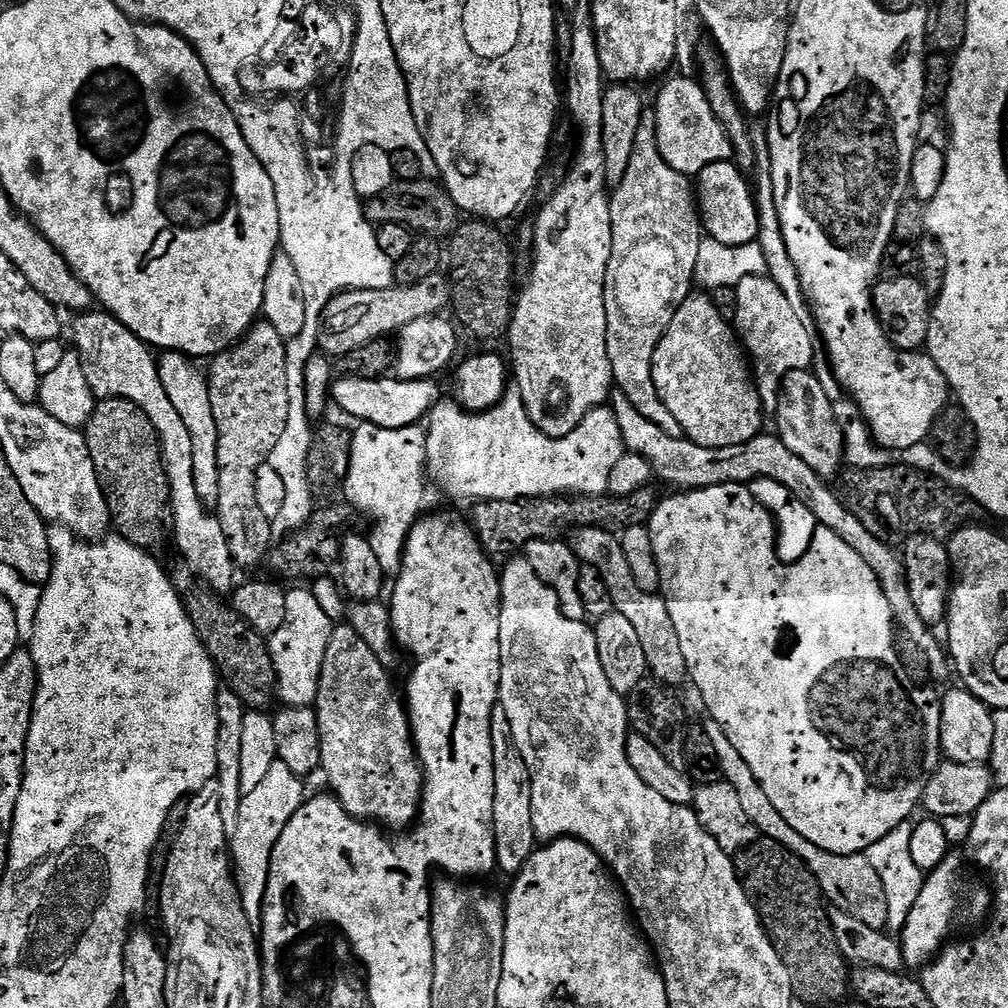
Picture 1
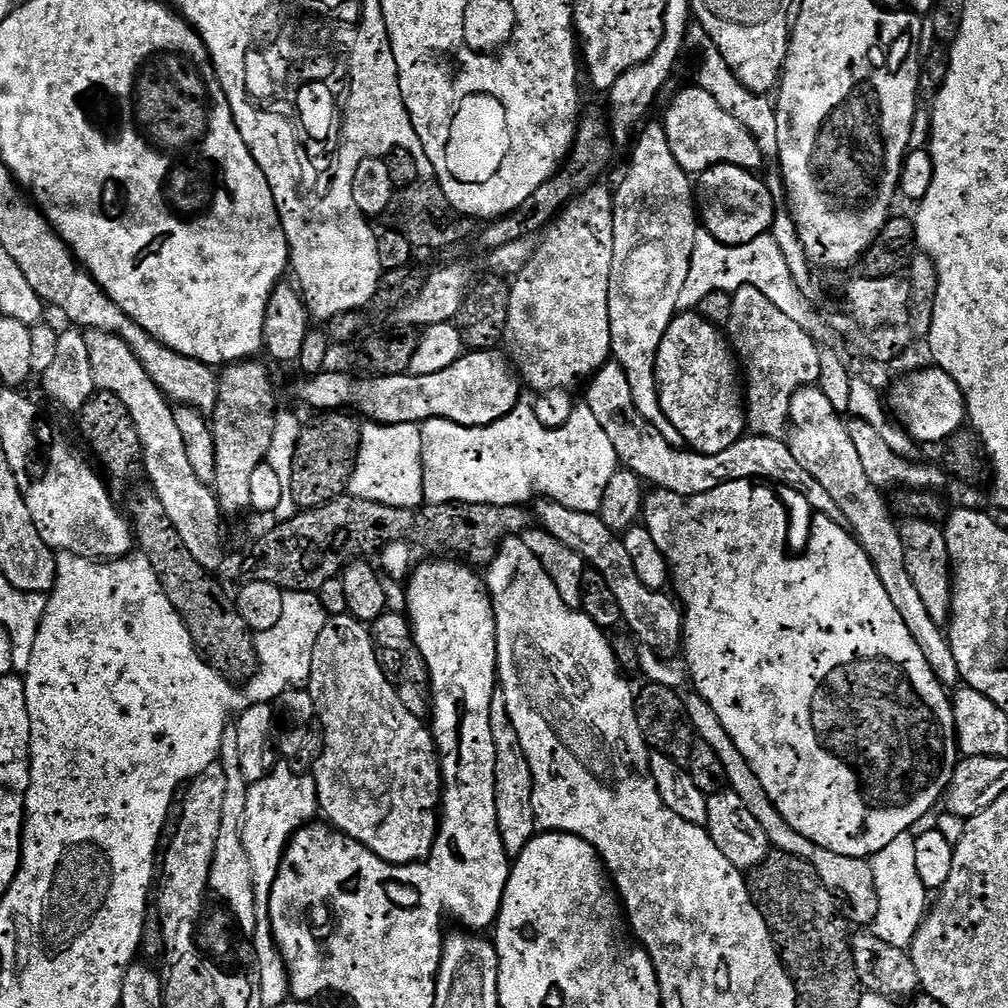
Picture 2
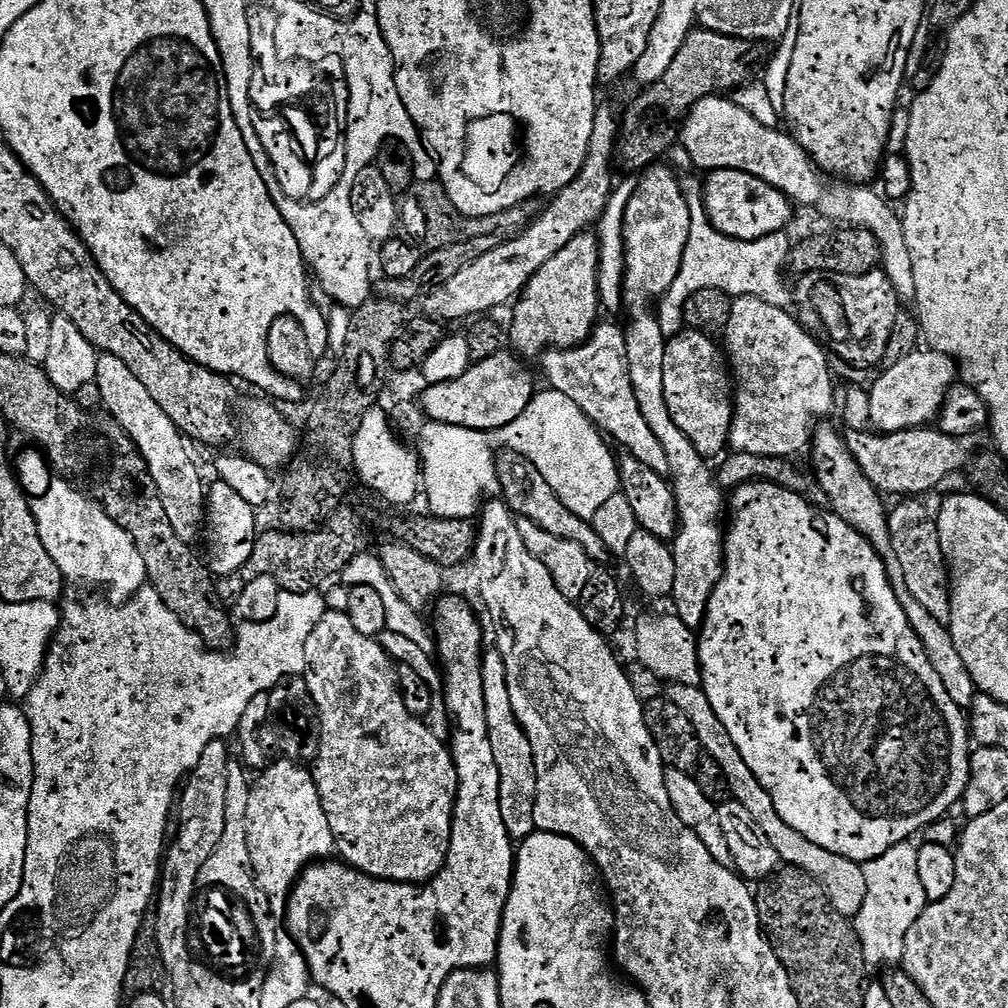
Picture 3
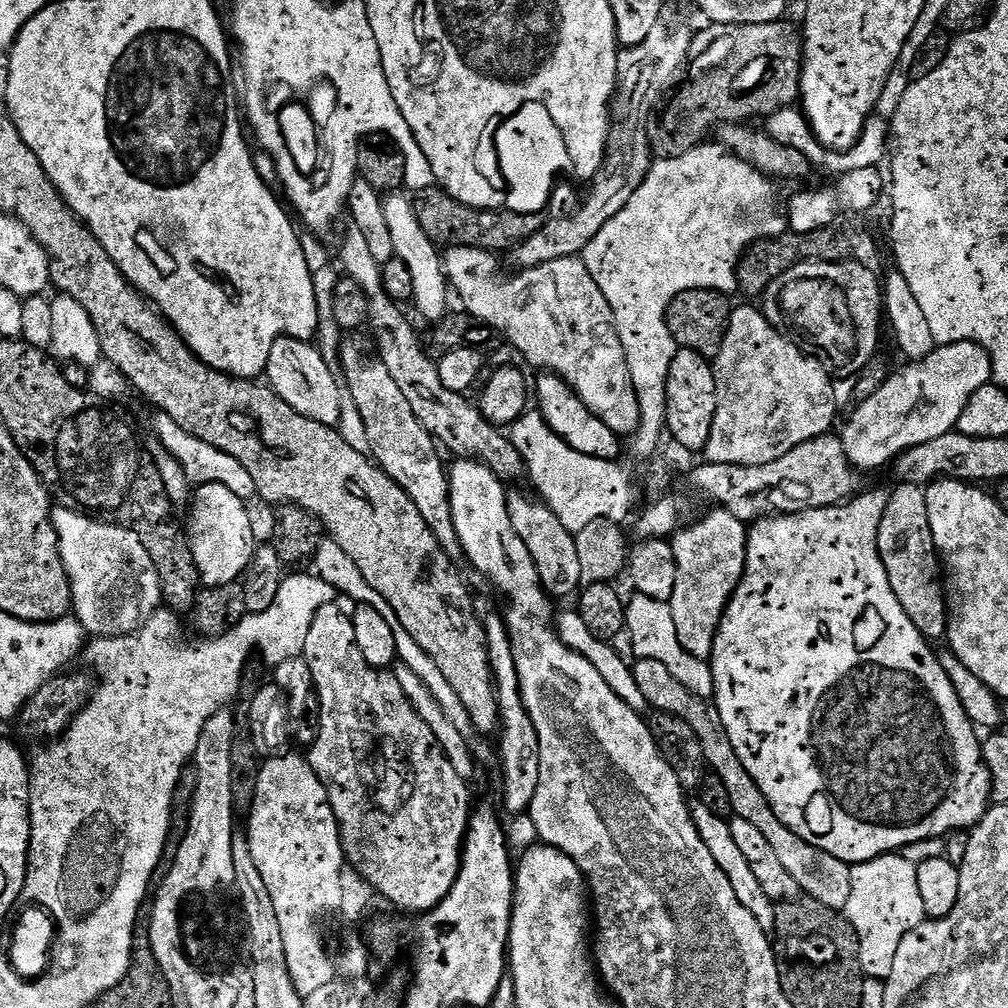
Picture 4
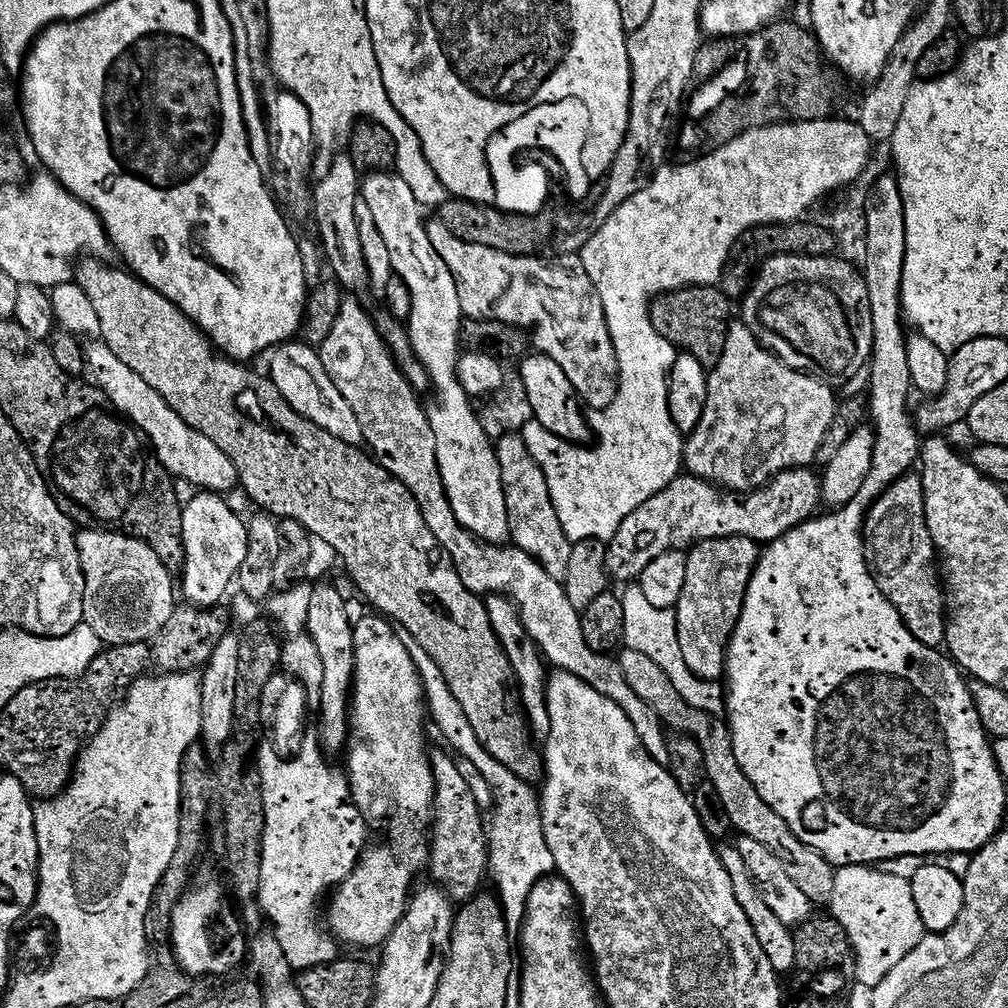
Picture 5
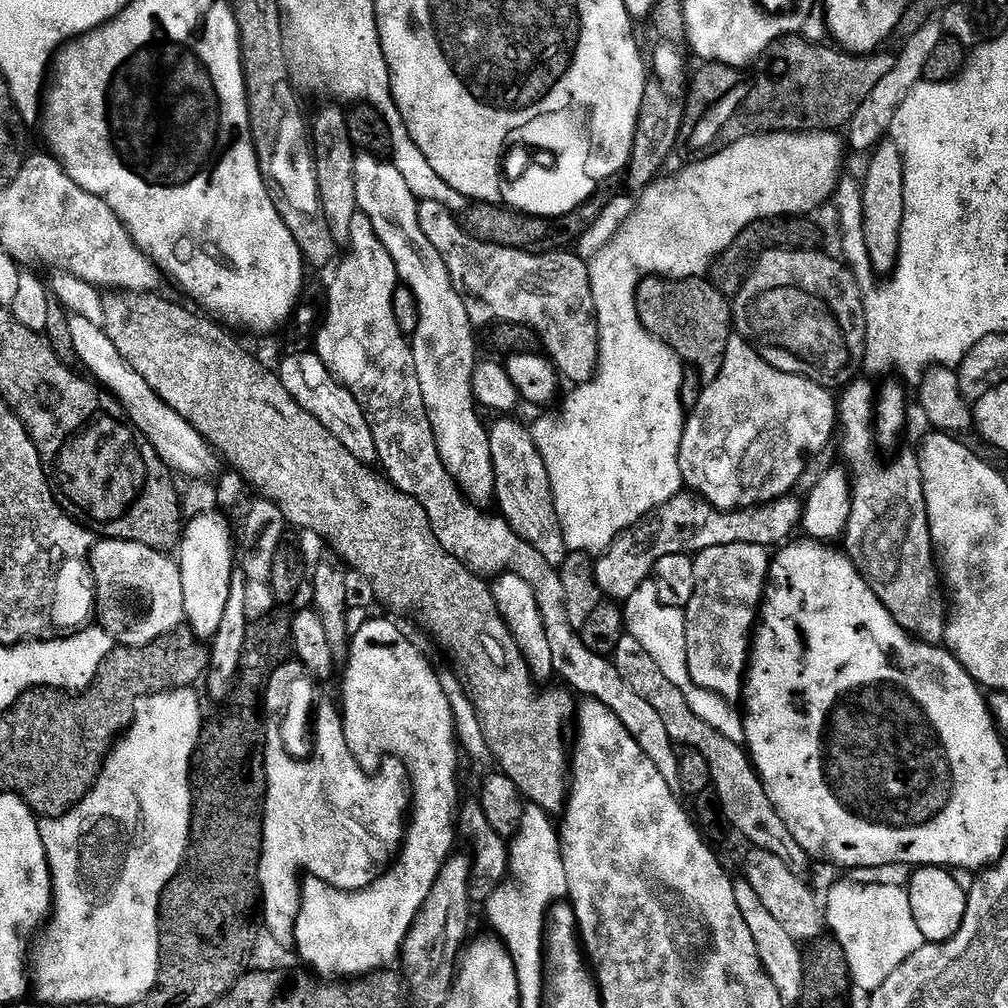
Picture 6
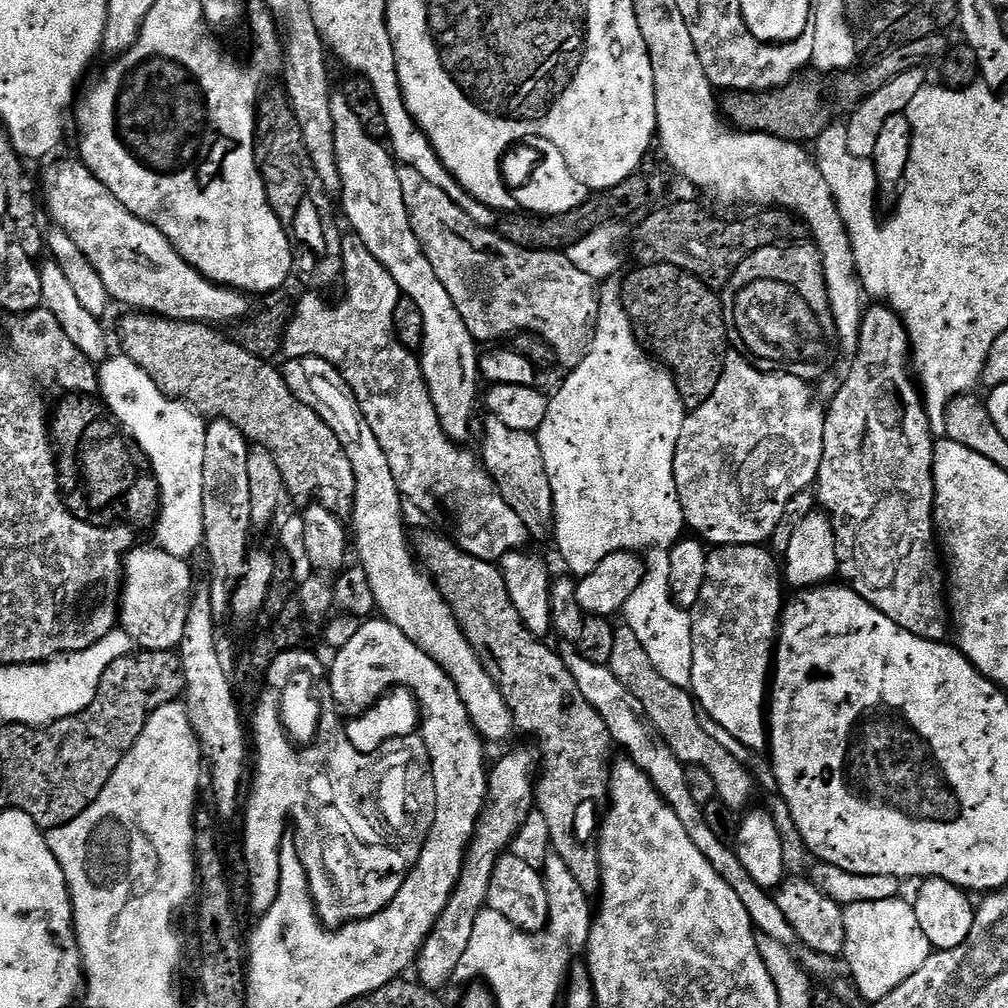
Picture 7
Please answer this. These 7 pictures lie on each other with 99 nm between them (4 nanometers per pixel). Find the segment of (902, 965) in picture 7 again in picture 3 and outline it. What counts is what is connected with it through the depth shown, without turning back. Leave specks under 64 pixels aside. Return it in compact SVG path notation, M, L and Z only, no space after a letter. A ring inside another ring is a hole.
M912 842L895 844L890 850L886 850L886 854L867 861L863 869L866 874L866 902L862 902L862 910L854 917L854 927L862 942L864 958L872 966L876 964L899 965L904 958L906 934L910 934L910 926L918 922L918 918L930 903L926 898L926 890L922 890L922 878L918 878L917 845Z

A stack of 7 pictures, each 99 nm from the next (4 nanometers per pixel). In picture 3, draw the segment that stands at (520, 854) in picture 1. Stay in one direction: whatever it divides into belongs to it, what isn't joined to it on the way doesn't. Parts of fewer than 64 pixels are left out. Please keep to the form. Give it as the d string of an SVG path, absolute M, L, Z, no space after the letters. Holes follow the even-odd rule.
M495 650L485 651L480 662L482 694L486 698L486 726L494 762L498 762L498 806L502 806L502 822L513 841L519 842L537 831L534 822L534 802L538 790L538 774L534 766L534 750L530 738L522 730L510 706L510 686L506 682L506 662Z

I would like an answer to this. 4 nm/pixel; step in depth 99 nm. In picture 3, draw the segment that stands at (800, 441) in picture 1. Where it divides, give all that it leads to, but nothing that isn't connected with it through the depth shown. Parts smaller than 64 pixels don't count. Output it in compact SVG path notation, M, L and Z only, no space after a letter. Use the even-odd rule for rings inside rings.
M828 422L821 423L812 433L810 441L810 453L812 452L812 468L816 471L816 480L820 483L820 488L824 491L824 496L828 499L827 507L835 512L842 522L846 522L870 546L875 550L884 562L884 569L888 575L888 581L892 584L892 590L918 642L926 650L926 658L930 666L934 666L934 674L942 678L942 686L946 689L946 694L950 694L950 702L958 706L961 710L971 709L974 698L978 694L976 683L970 678L970 672L958 655L958 650L954 646L954 638L950 630L938 618L933 618L906 590L906 578L902 578L902 566L898 566L898 558L894 554L894 548L890 542L890 532L888 530L889 509L884 508L885 501L881 493L877 492L876 487L866 478L863 470L858 466L852 451L848 449L848 441L843 435L839 436Z

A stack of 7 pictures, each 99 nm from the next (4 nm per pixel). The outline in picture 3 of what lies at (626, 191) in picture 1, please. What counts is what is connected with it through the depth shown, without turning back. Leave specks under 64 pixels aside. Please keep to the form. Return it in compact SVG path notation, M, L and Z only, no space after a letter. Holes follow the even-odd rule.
M652 166L639 177L640 185L632 192L632 197L627 197L624 205L624 282L622 285L622 308L628 311L628 326L623 329L625 350L624 357L628 360L630 370L630 382L634 386L634 398L638 398L638 406L642 418L654 430L654 438L662 442L662 450L668 455L668 467L671 472L670 488L676 498L676 515L678 527L670 547L674 554L674 590L670 597L670 603L674 607L674 615L686 626L693 630L699 629L704 622L704 615L708 609L710 598L718 586L720 579L724 577L724 541L722 532L716 529L716 515L720 507L725 507L726 496L717 479L708 470L705 457L690 446L690 438L674 426L674 420L666 406L666 395L663 394L662 364L666 337L660 329L660 321L654 311L654 305L661 298L667 296L670 286L674 286L674 278L678 278L684 251L690 238L690 206L686 195L686 188L676 181L676 176L668 168Z

